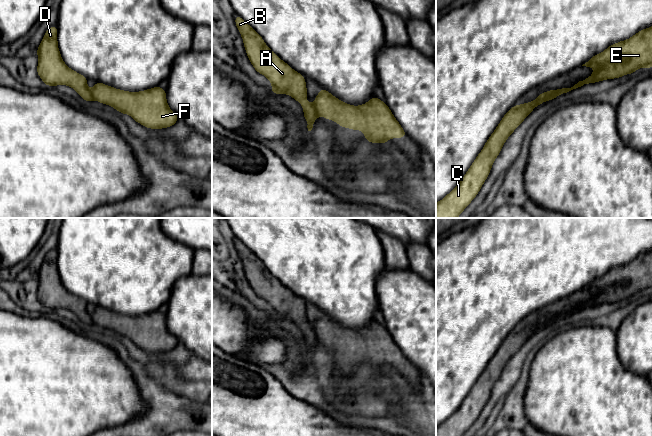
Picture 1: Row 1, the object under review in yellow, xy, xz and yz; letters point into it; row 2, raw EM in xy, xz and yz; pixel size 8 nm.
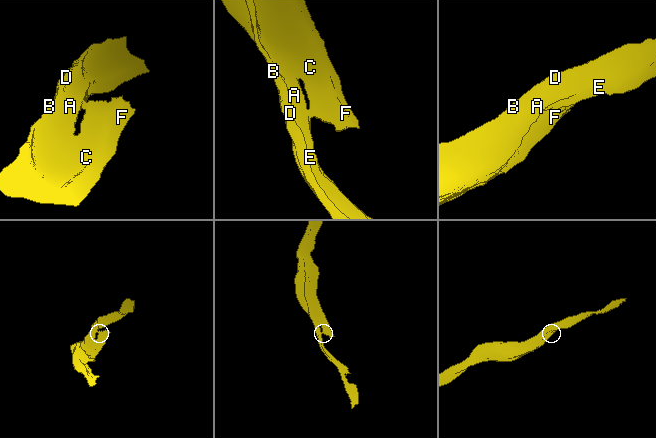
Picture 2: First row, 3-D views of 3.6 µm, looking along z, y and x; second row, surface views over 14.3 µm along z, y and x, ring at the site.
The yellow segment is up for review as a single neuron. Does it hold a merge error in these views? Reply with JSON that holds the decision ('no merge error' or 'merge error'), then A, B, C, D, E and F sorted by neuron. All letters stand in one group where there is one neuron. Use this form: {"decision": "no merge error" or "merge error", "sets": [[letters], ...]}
{"decision": "merge error", "sets": [["A", "B", "D", "E"], ["C", "F"]]}

